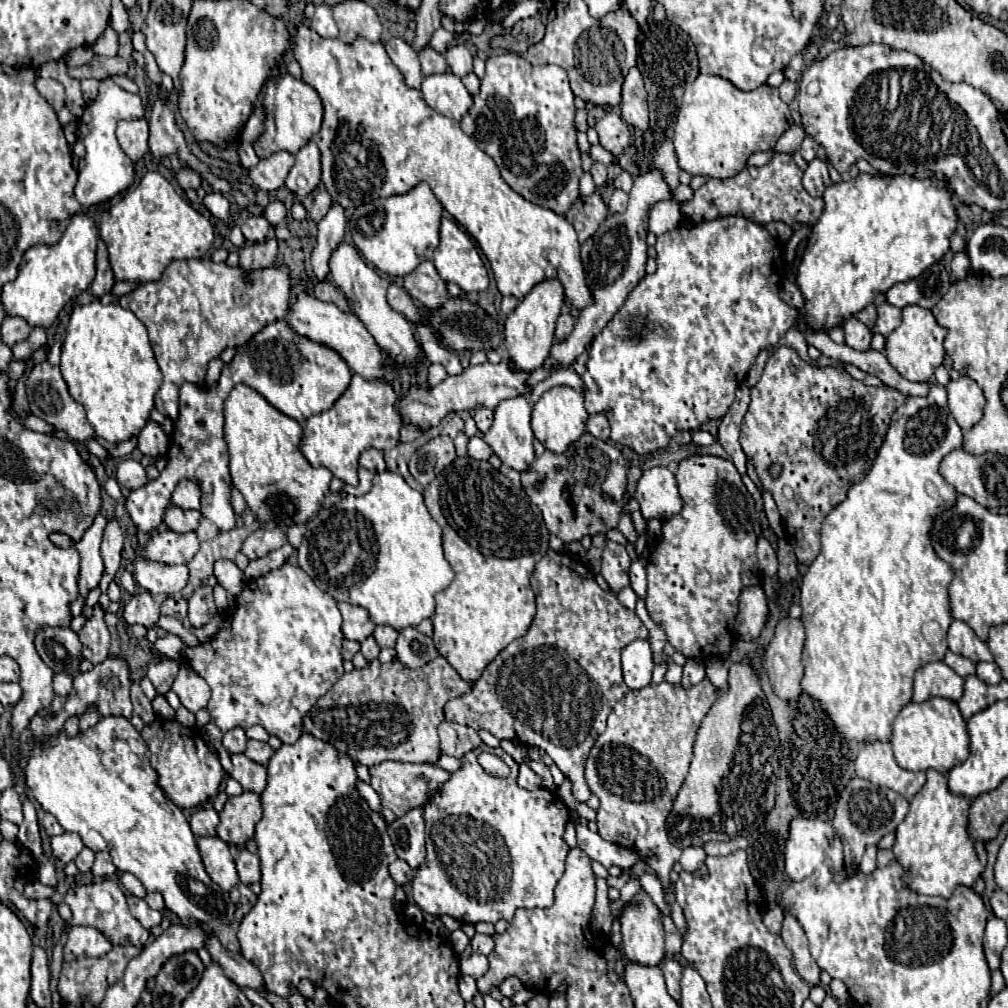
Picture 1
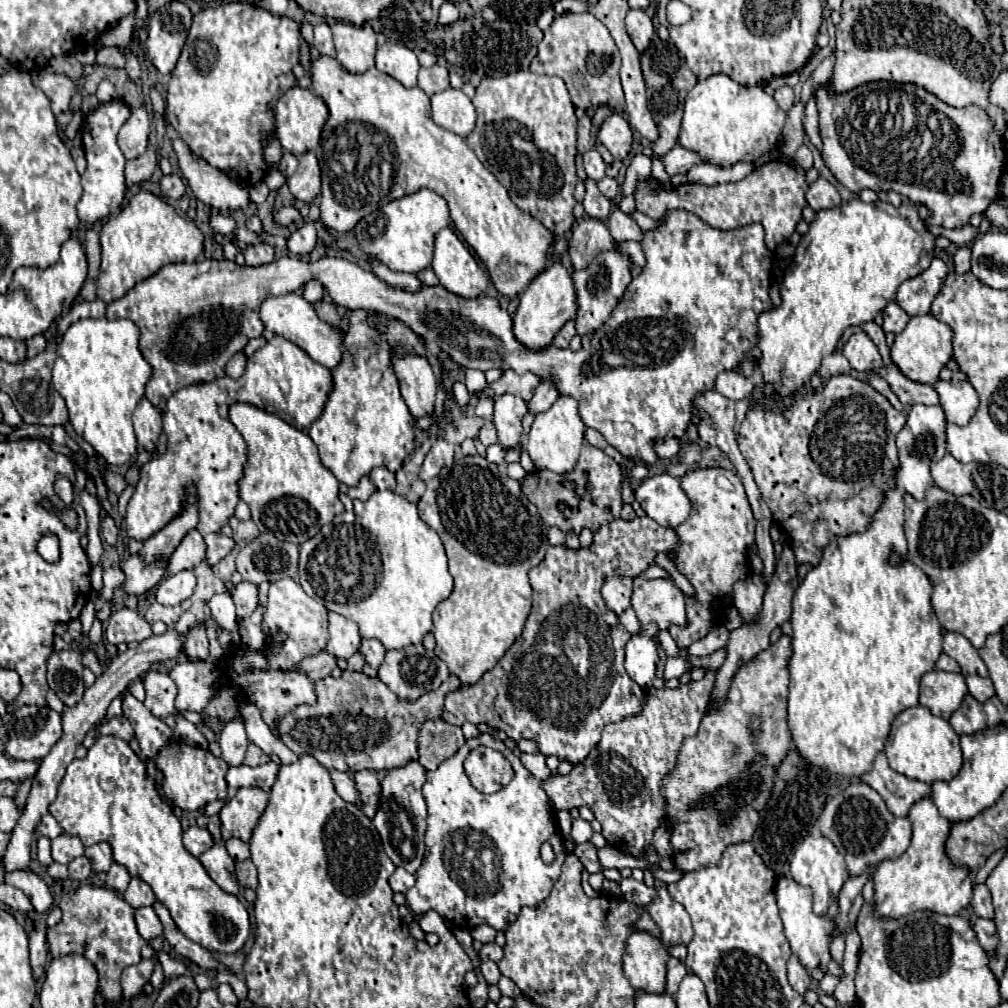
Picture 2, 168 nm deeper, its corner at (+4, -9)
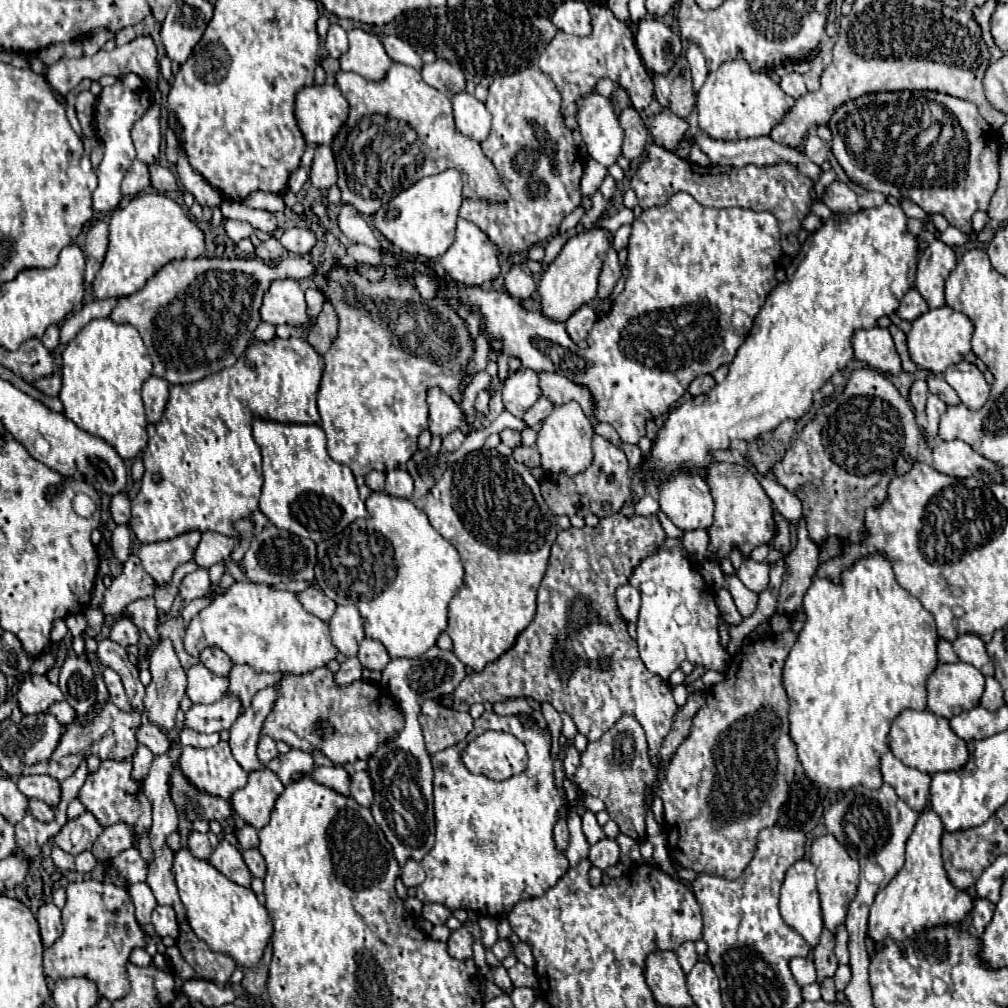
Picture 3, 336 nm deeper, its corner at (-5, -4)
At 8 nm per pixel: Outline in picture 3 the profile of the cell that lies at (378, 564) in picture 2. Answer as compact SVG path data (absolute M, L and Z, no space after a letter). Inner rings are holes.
M379 491L371 493L365 505L371 509L367 531L339 533L317 545L317 585L337 605L355 605L365 621L365 635L381 641L393 659L419 657L431 649L439 633L447 629L447 603L463 585L461 557L455 545L431 527L427 515L417 509L411 499L391 497Z

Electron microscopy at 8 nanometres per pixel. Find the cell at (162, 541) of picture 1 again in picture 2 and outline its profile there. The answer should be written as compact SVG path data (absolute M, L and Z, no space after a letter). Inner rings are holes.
M132 554L124 564L122 570L126 574L126 580L120 584L120 590L124 594L146 594L152 586L156 586L162 576L166 566L144 566L144 562L140 562L138 554Z

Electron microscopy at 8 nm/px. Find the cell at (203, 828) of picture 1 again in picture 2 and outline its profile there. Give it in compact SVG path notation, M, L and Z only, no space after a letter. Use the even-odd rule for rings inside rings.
M190 826L186 832L184 832L184 846L186 850L192 854L192 856L200 856L204 850L208 850L210 846L214 844L212 836L208 830L204 828L198 828L198 826Z

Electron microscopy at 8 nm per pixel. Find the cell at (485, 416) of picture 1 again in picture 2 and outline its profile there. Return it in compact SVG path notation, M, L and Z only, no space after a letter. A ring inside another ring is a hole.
M488 420L488 422L482 426L478 440L480 440L484 446L492 446L492 444L496 444L496 442L498 442L498 436L496 436L496 428L494 428L494 424L492 424L490 420Z

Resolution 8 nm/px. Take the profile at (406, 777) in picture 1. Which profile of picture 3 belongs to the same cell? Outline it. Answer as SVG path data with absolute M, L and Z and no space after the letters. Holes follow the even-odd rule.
M359 771L351 775L351 797L365 807L373 803L373 783L367 771Z

